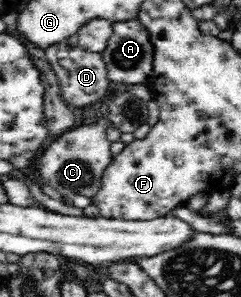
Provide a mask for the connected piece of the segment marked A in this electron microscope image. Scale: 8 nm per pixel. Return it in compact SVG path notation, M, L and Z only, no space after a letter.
M137 18L113 24L113 32L107 48L102 52L107 66L108 78L111 81L128 85L147 83L152 76L153 60L155 58L155 46L151 42L151 34Z

